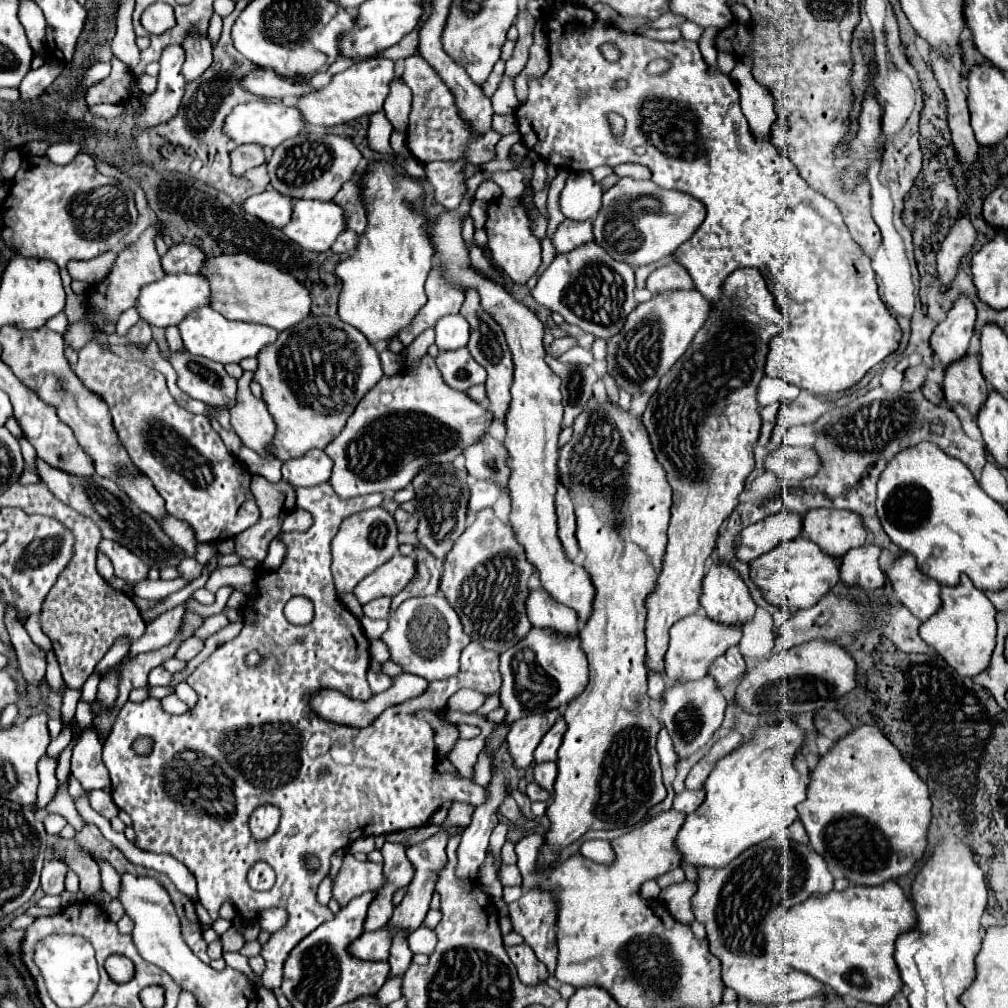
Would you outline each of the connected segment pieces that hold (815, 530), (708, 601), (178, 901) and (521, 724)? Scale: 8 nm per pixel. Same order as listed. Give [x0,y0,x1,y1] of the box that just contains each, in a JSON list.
[[803,509,867,557],[701,561,757,625],[151,871,211,963],[507,709,559,769]]

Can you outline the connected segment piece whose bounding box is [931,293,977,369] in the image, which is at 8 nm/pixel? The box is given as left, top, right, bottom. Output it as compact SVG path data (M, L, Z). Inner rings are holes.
M967 293L957 295L953 307L947 313L947 319L937 325L931 335L931 347L939 357L943 369L965 355L969 347L969 339L975 327L975 303Z

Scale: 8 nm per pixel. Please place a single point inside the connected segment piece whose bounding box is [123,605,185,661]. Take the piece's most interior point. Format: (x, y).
(160, 632)

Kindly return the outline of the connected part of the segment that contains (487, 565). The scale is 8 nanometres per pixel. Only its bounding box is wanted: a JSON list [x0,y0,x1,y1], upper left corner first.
[439,509,535,653]

